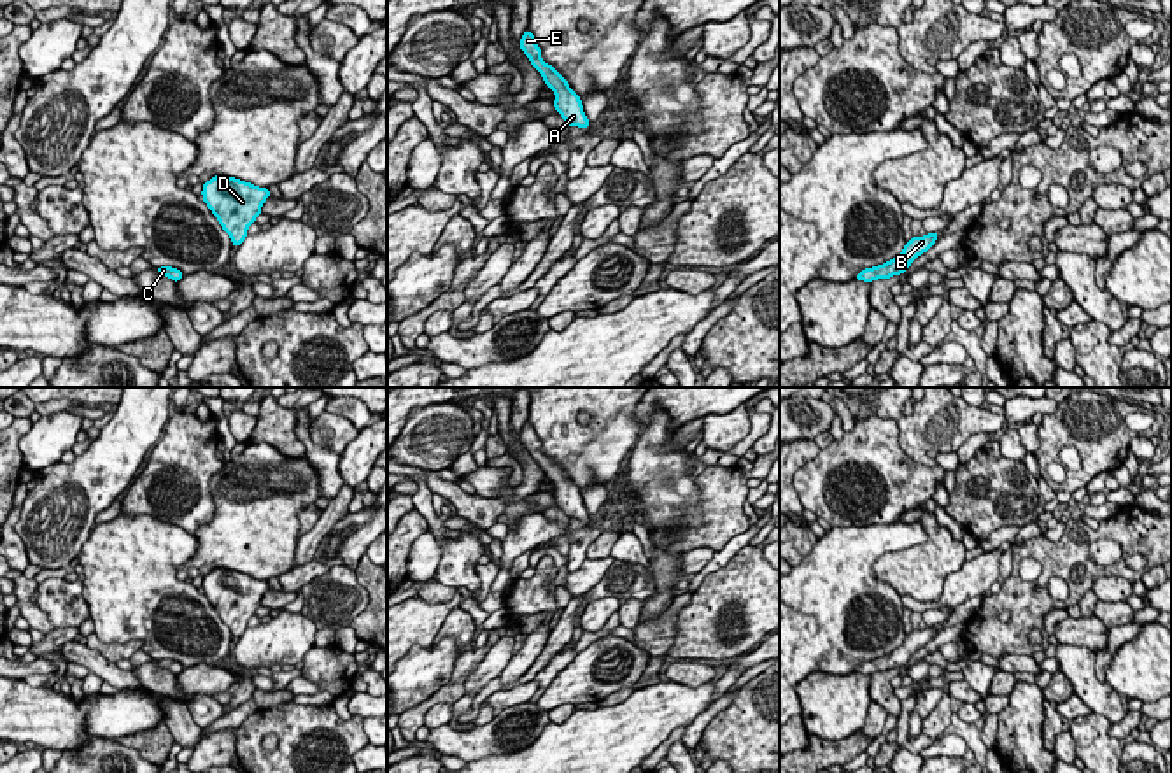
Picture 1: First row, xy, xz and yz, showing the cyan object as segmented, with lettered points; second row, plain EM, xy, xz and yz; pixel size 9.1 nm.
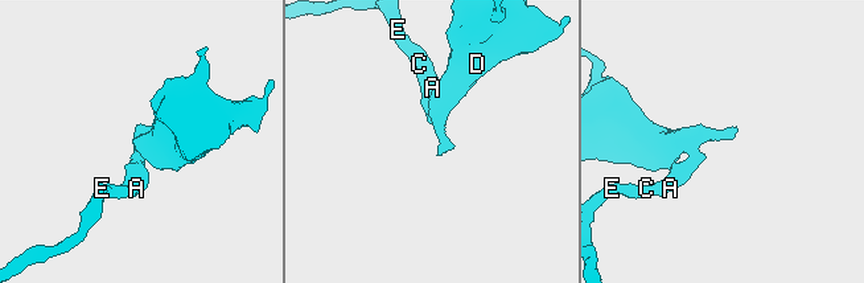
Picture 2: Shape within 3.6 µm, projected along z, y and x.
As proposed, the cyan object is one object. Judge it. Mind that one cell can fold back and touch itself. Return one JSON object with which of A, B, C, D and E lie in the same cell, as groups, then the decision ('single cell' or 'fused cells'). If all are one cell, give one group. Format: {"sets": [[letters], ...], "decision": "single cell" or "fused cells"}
{"sets": [["A", "B", "C", "D", "E"]], "decision": "single cell"}

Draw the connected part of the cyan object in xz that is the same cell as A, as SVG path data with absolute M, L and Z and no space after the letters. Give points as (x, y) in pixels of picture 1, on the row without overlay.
M526 422L520 431L520 443L526 445L531 457L541 466L545 477L554 482L554 500L569 519L589 521L590 514L583 505L580 489L568 479L568 473L548 456L541 452L534 428Z

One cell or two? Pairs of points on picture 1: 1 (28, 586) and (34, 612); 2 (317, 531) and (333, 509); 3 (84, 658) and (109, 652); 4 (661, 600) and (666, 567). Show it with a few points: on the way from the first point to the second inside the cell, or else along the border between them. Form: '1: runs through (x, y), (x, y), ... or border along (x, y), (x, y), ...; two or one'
1: runs through (27, 593), (27, 605); one
2: runs through (323, 526), (331, 514); one
3: border along (86, 644), (114, 663); two
4: runs through (664, 591), (664, 575); one

